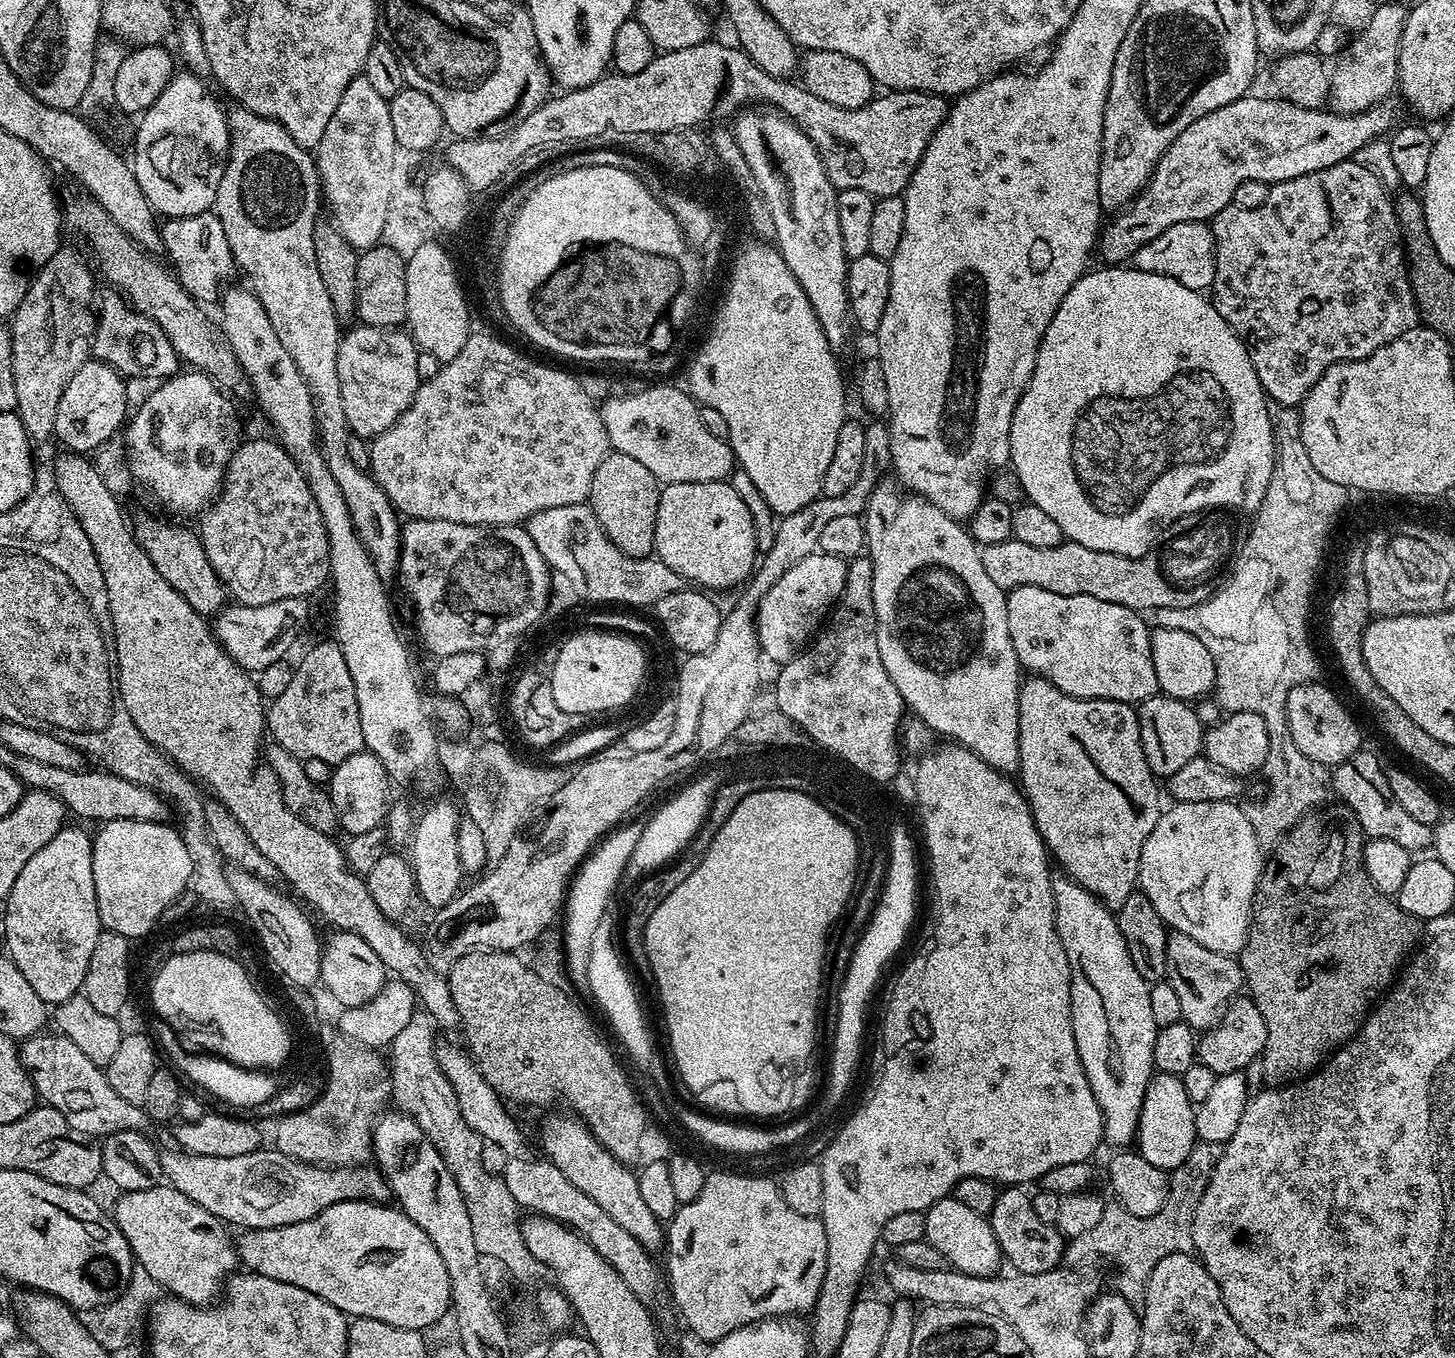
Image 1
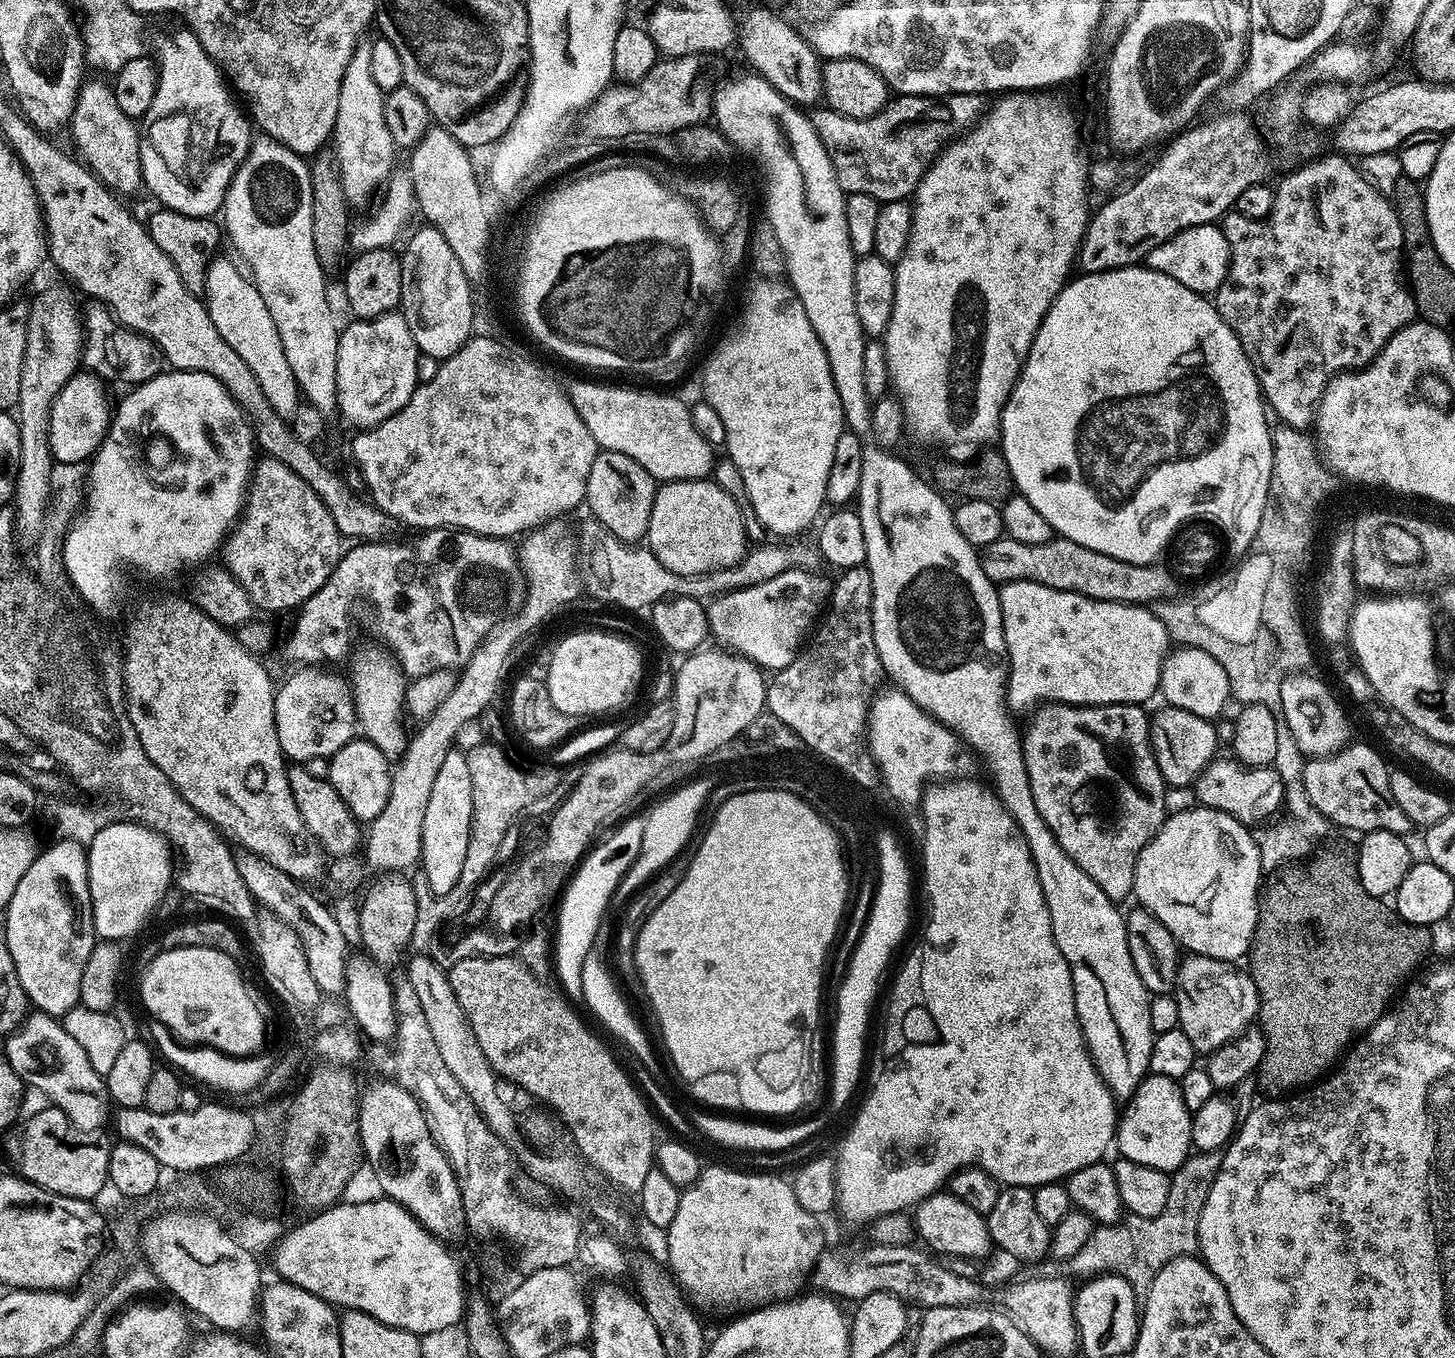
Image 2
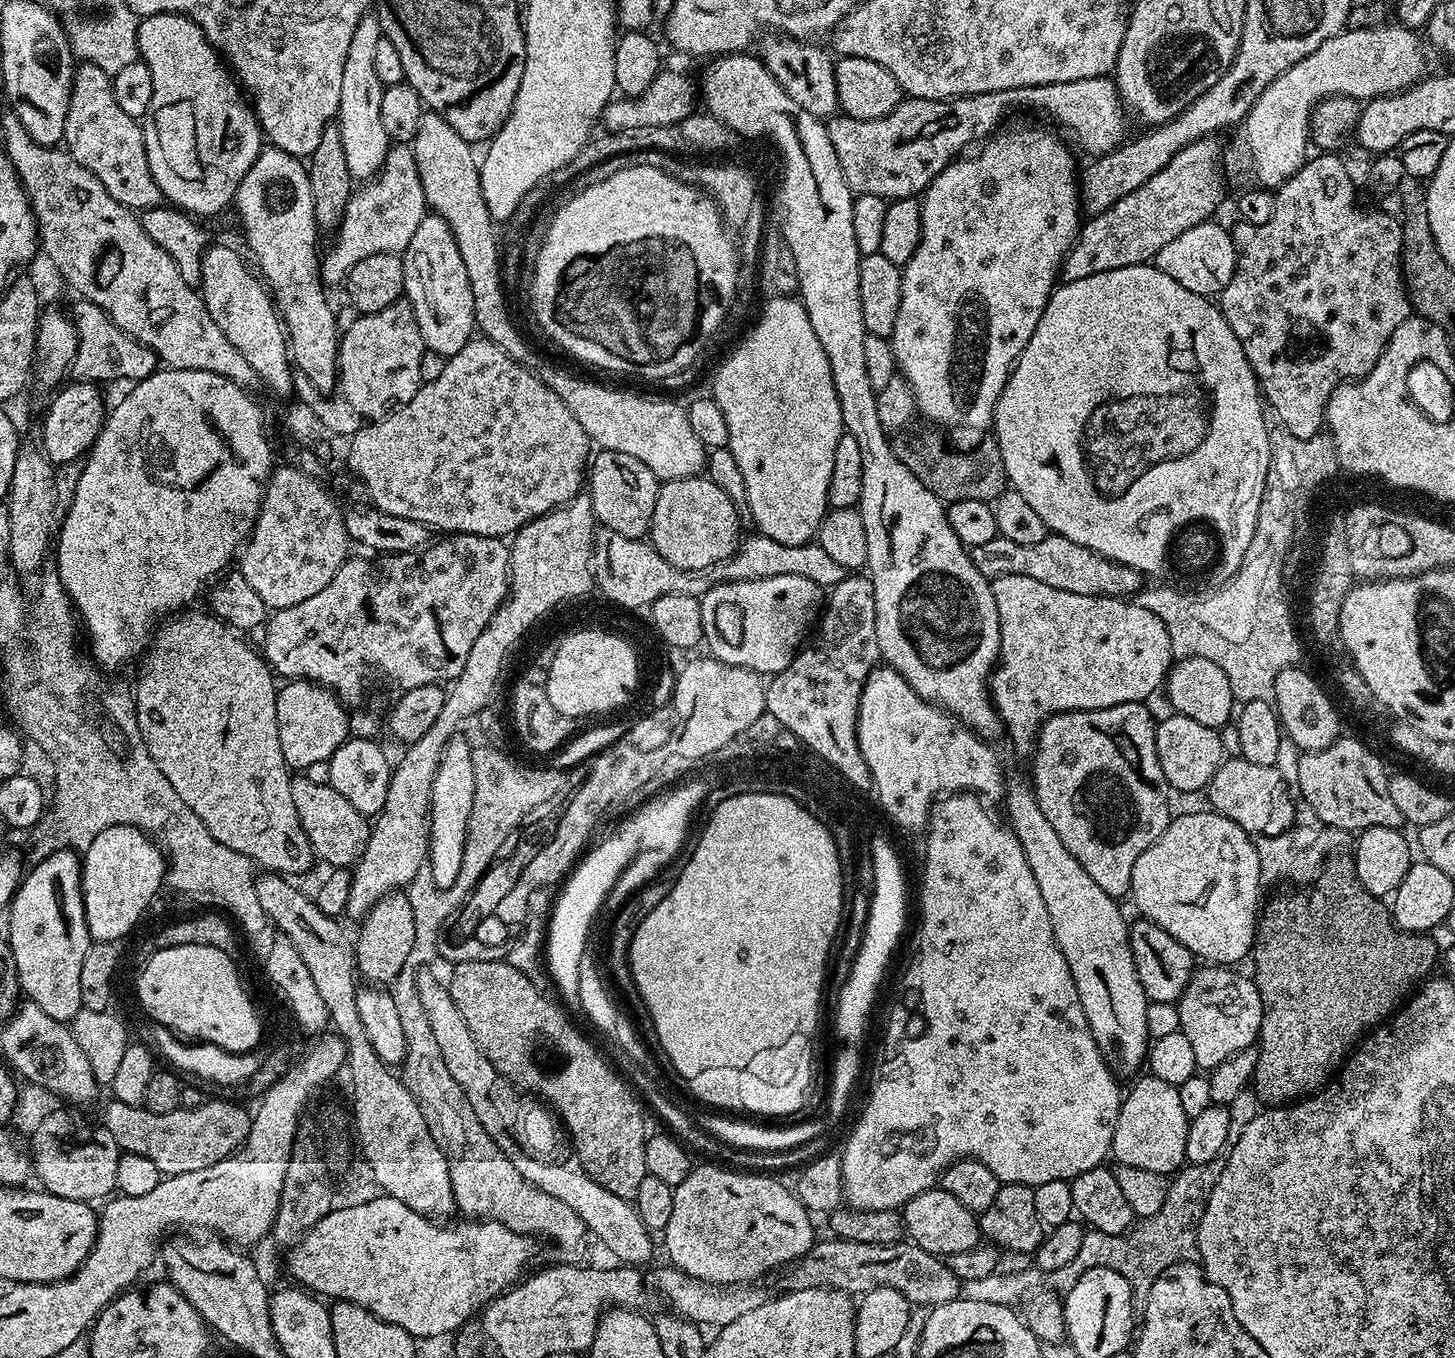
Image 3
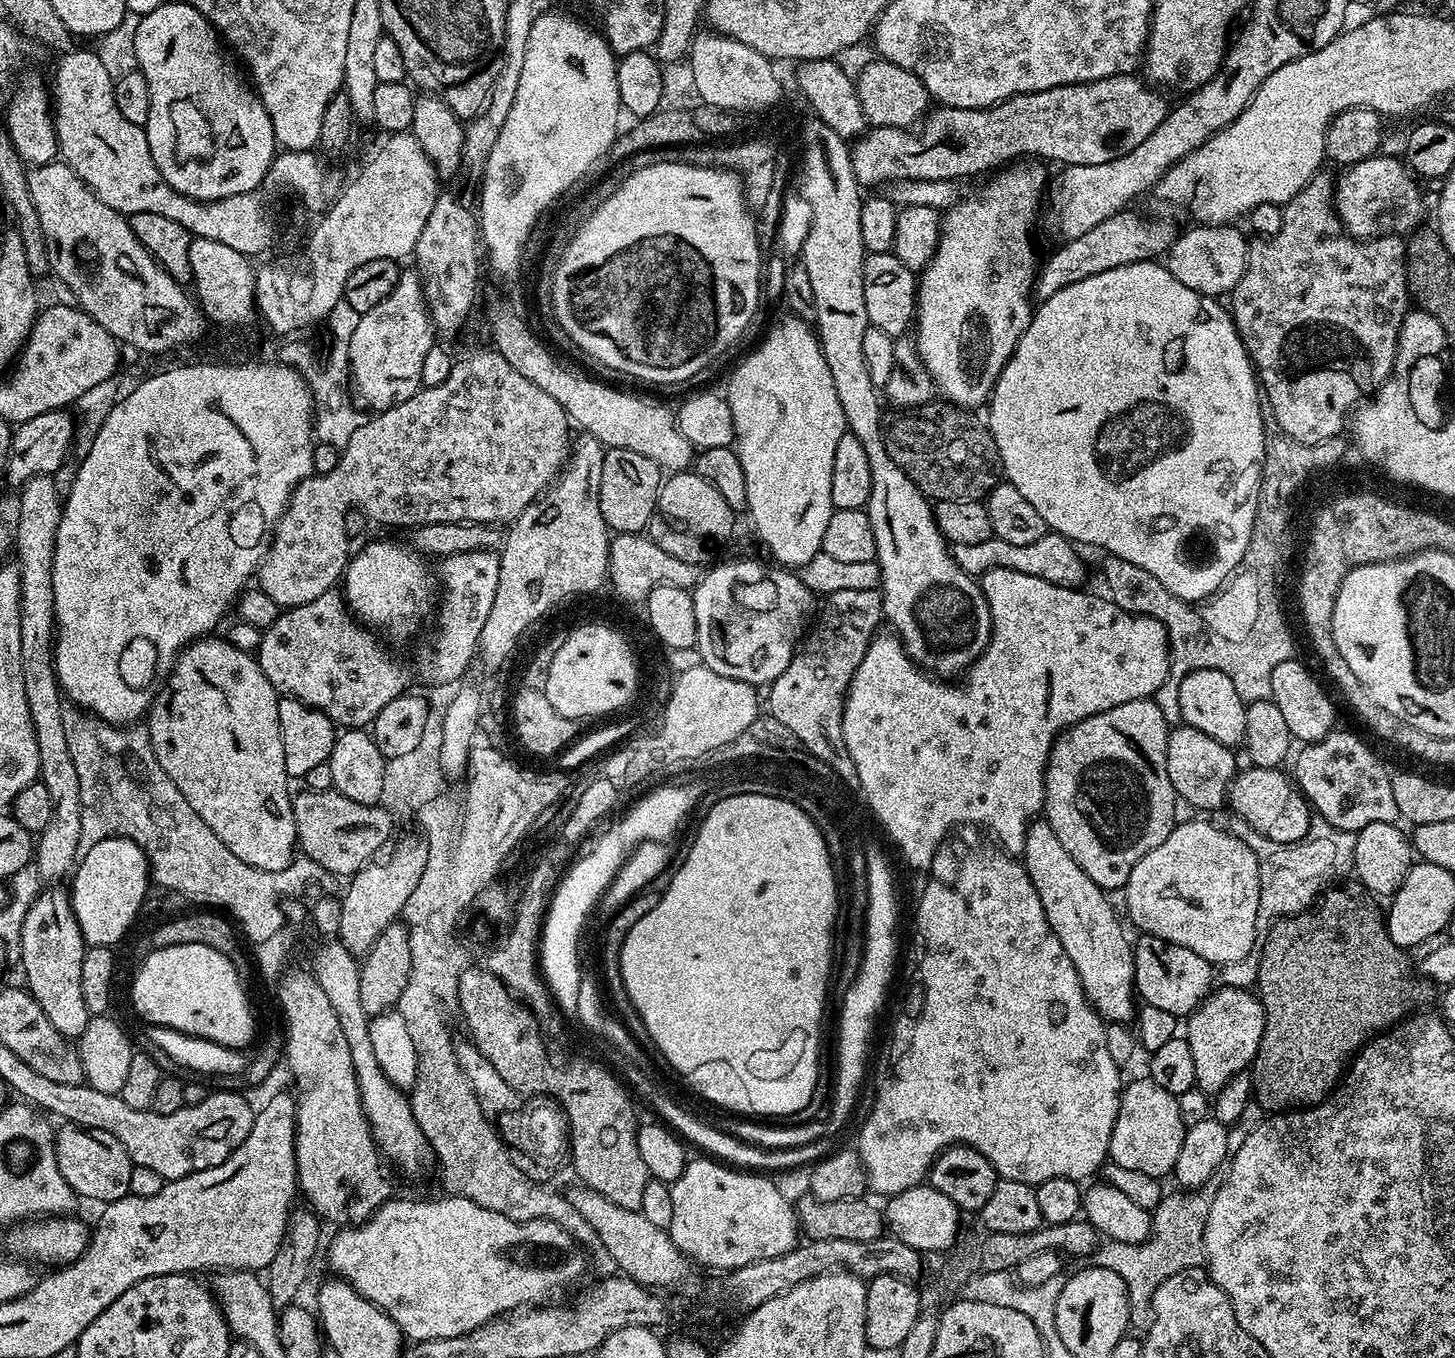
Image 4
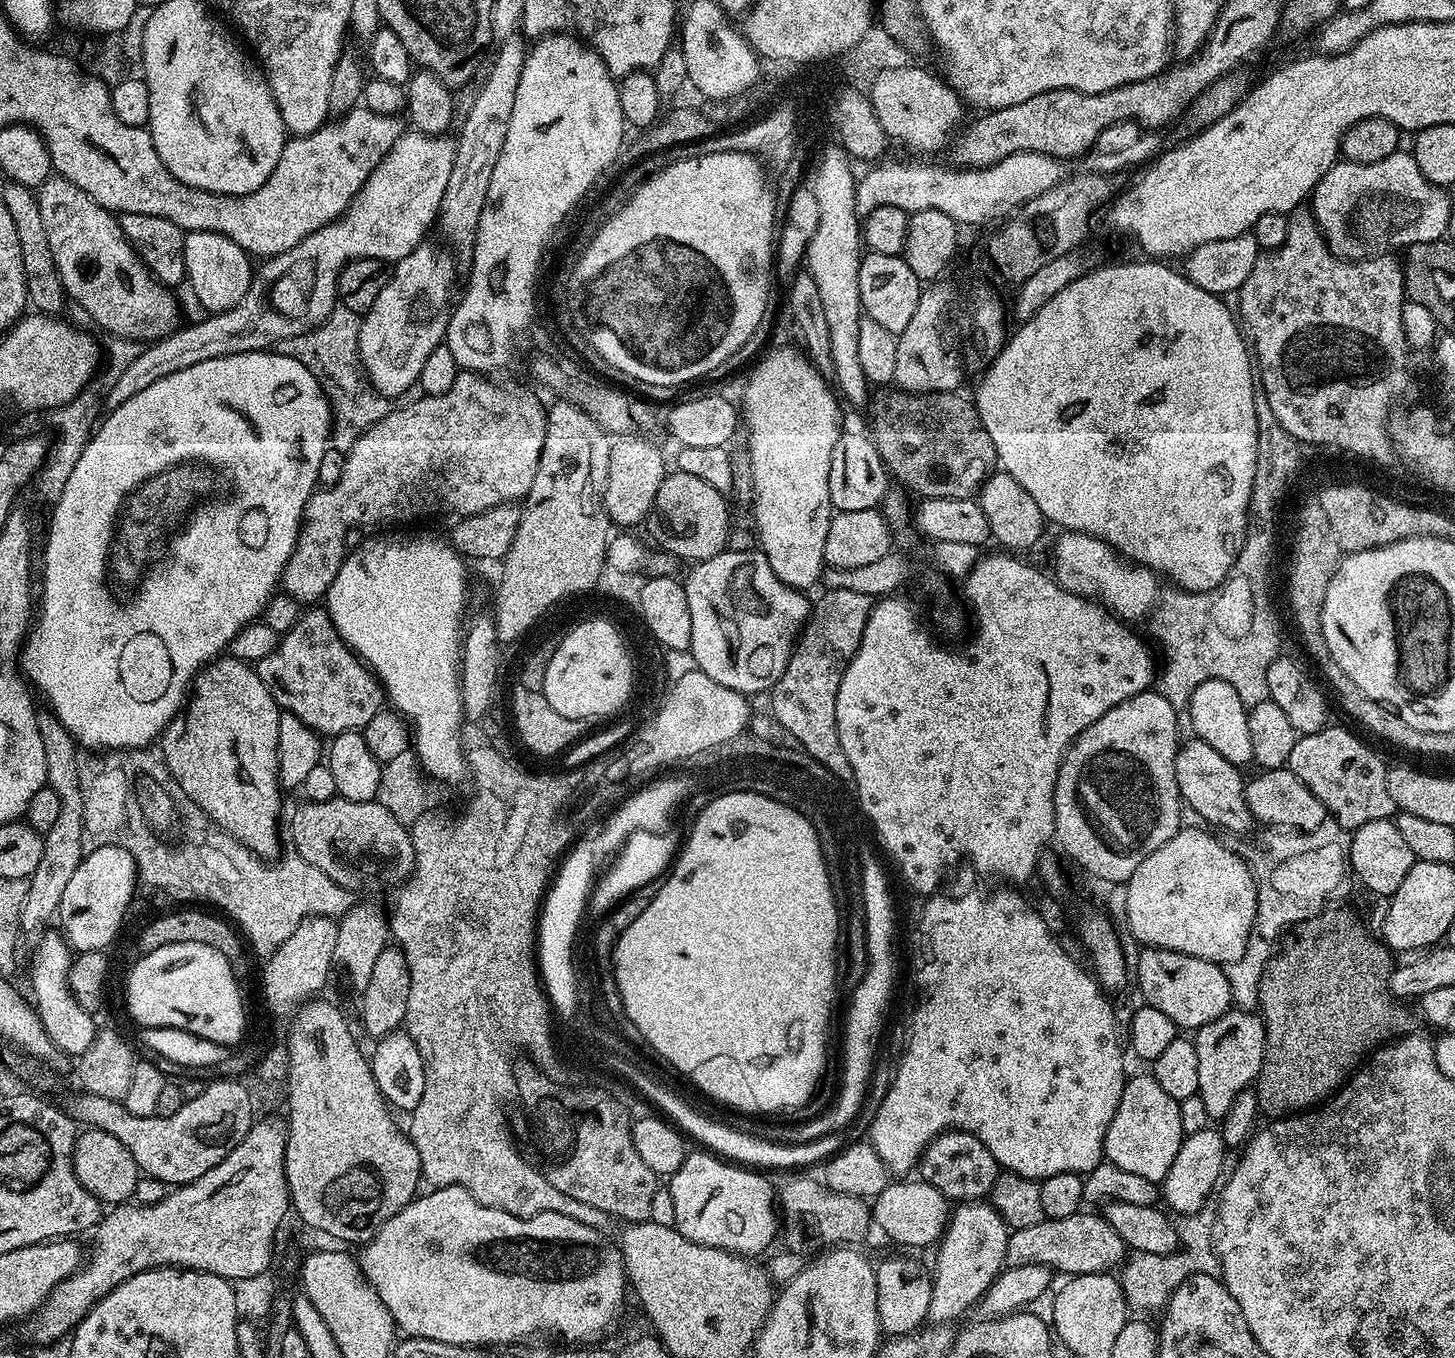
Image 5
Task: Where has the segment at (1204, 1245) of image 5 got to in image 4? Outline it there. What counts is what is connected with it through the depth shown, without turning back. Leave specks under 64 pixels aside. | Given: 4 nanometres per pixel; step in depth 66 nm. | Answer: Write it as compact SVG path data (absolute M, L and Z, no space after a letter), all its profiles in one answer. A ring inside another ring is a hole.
M1219 1168L1201 1188L1169 1191L1152 1212L1152 1232L1141 1244L1105 1239L1092 1252L1090 1260L1095 1267L1114 1270L1114 1274L1122 1278L1128 1291L1128 1323L1133 1329L1144 1330L1151 1324L1152 1299L1166 1278L1205 1263L1206 1218L1210 1214L1210 1202L1214 1202L1214 1194L1222 1186L1224 1174L1225 1169Z

